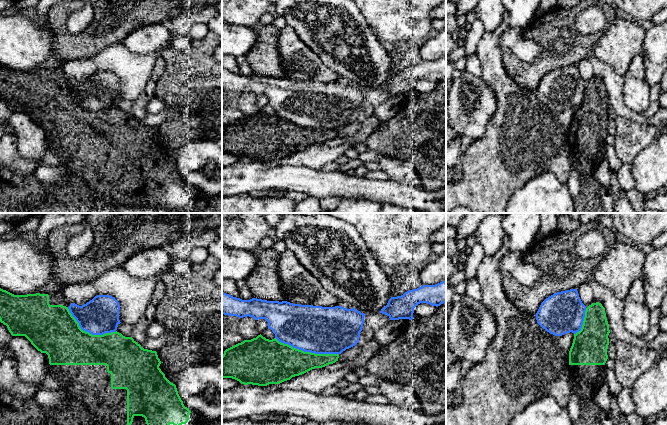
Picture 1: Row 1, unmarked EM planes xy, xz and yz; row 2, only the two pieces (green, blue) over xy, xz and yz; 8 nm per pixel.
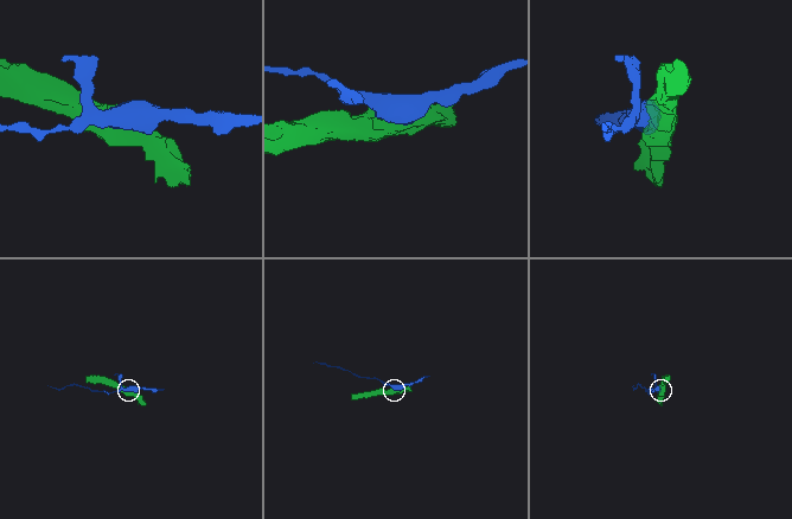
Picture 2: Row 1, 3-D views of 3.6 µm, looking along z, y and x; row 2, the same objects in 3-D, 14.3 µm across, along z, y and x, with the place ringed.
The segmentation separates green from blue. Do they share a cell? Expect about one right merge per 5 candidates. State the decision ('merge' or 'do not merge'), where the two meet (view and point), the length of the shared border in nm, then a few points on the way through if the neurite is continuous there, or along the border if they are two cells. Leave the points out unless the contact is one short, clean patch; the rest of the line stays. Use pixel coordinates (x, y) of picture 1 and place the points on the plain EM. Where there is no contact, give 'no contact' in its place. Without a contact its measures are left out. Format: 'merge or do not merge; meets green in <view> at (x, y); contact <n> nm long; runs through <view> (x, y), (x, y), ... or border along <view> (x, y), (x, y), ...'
do not merge; meets green in xz at (307, 128); contact 550 nm long

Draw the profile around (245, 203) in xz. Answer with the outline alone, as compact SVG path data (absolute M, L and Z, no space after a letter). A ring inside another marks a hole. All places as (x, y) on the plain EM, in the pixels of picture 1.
M250 194L222 196L222 213L293 213L297 202L283 198L258 199Z

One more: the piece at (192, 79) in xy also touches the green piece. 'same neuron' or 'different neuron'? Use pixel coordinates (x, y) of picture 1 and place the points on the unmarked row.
different neuron

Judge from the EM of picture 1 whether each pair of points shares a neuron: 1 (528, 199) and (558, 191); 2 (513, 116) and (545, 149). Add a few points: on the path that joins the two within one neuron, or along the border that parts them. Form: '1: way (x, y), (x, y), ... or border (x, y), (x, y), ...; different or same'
1: way (535, 199), (551, 198); same
2: way (521, 124), (537, 141); same

